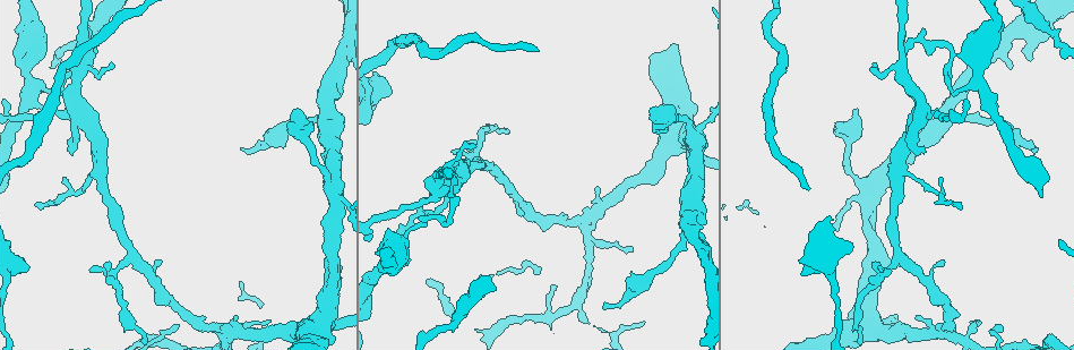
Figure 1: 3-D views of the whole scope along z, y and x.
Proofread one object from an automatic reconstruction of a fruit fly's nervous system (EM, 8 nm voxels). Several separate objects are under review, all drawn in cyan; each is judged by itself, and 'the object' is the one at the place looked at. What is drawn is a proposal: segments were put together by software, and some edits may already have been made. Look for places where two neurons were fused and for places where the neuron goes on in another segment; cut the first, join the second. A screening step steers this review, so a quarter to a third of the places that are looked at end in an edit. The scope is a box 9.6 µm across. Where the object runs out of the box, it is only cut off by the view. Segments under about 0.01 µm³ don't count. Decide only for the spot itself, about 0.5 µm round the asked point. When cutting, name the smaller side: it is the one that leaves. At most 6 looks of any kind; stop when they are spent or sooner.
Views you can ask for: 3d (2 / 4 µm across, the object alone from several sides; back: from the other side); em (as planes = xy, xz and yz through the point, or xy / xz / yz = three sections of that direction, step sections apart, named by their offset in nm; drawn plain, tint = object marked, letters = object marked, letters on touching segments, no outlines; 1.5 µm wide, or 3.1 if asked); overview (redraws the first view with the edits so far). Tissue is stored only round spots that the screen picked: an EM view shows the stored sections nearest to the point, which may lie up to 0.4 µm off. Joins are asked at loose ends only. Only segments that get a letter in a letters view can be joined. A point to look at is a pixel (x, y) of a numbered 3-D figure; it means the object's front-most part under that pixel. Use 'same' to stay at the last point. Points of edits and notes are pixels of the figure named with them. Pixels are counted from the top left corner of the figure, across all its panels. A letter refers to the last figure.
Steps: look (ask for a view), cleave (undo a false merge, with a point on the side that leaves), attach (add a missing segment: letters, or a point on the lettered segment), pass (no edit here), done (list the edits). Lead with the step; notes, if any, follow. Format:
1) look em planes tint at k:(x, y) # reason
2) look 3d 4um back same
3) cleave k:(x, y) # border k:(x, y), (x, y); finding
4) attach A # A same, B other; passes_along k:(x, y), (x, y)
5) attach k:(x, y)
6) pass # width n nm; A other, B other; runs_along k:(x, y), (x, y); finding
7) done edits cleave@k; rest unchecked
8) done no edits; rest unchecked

look em yz step 8 tint at 1:(1055, 40) # thin neck

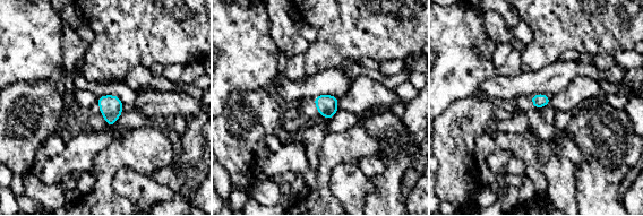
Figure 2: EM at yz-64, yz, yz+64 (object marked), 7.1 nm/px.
look em planes letters same # another direction

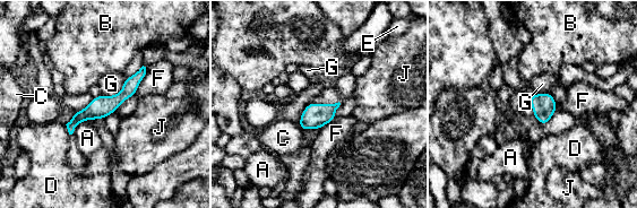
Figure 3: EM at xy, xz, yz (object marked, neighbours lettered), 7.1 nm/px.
pass # A other, B other, C other, D other, E other, F other, G other, J other; continuous, no second neuron

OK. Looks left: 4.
look em planes plain at 1:(630, 249) # free end

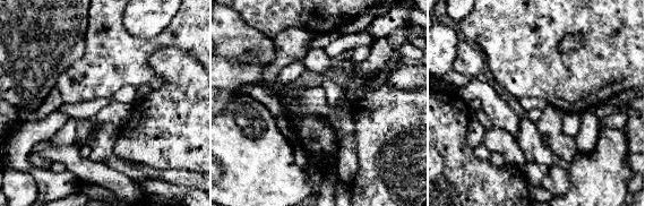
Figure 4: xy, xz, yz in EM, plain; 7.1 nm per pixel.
look em planes letters same # see the neighbours

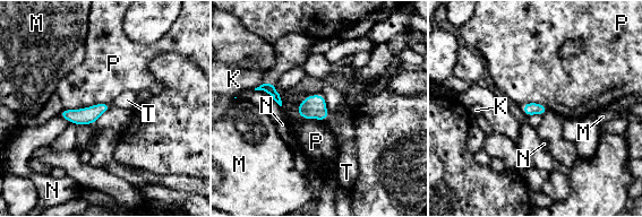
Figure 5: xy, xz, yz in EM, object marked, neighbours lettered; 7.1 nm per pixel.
attach T # longest_contact P 240 nm; K other, M other, N other, P other, T same; it goes on there

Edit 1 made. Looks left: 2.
done edits attach@5; rest unchecked

